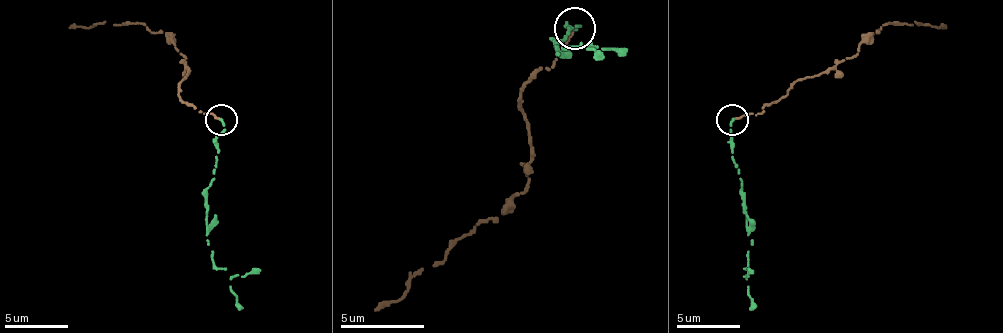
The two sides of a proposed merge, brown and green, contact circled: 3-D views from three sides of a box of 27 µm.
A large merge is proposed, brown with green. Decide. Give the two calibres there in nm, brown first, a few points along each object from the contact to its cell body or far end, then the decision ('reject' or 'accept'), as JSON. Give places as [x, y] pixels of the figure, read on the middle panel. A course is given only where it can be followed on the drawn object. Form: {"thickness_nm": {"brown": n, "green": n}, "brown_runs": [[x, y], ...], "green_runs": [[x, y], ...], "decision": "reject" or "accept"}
{"thickness_nm": {"brown": 180, "green": 190}, "brown_runs": [[574, 29], [519, 96], [528, 183], [498, 217], [419, 271], [398, 300], [373, 308]], "green_runs": [[574, 29], [569, 25], [557, 41], [557, 54], [586, 46], [603, 58]], "decision": "reject"}

